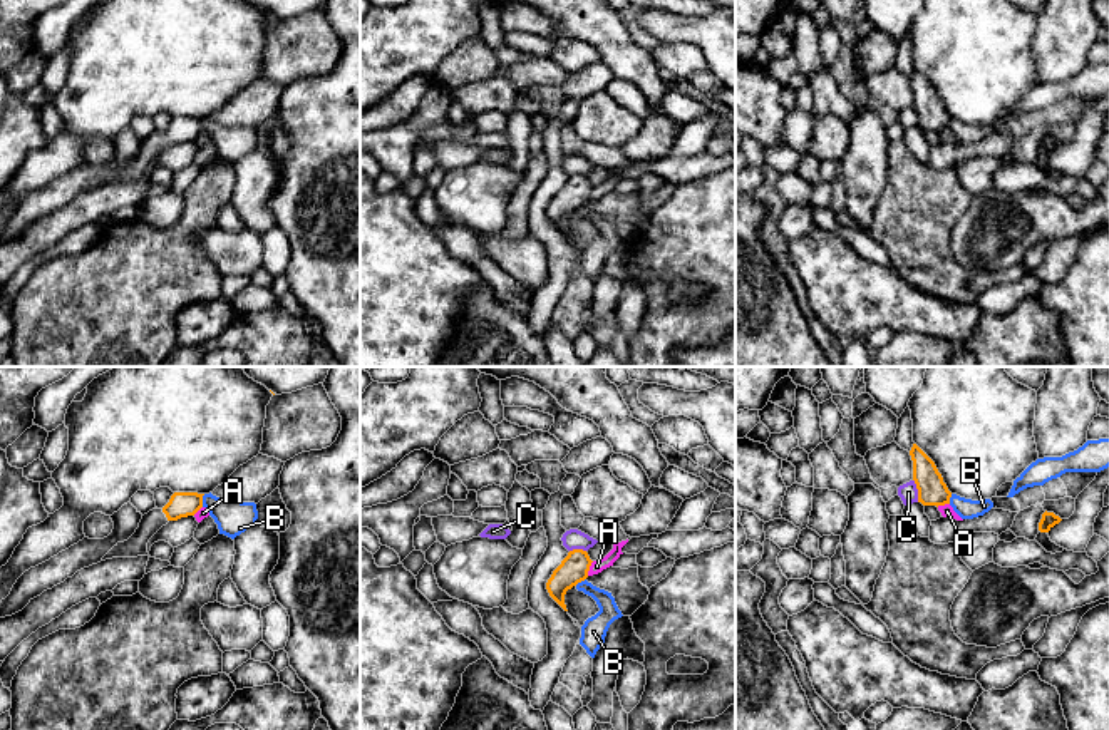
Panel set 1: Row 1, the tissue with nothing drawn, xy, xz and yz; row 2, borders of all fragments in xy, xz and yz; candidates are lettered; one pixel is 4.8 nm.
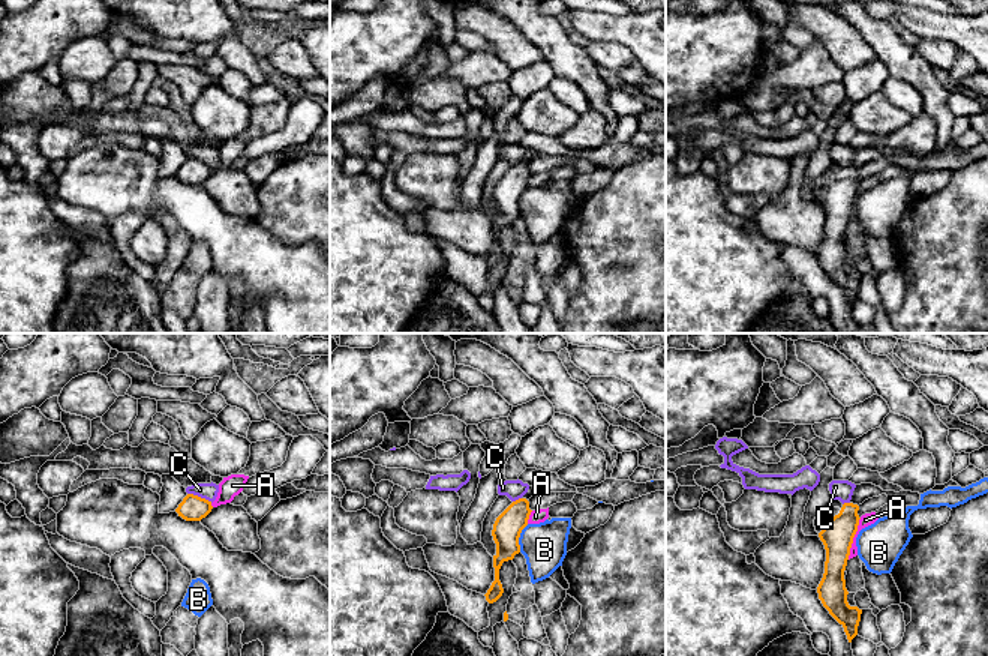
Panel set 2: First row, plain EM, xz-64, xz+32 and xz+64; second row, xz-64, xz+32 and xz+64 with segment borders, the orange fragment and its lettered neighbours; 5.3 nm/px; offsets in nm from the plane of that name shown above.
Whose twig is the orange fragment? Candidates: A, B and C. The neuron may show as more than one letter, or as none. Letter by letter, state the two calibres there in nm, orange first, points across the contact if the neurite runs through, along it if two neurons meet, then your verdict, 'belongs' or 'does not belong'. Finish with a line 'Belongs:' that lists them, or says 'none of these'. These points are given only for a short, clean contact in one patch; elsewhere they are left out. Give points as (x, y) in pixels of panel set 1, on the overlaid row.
A: calibres 140 and 70 nm; does not belong
B: calibres 130 and 160 nm; border xy (205, 494), (201, 506); does not belong
C: calibres 140 and 90 nm; border yz (913, 479), (918, 489), (918, 501); does not belong
Belongs: none of these

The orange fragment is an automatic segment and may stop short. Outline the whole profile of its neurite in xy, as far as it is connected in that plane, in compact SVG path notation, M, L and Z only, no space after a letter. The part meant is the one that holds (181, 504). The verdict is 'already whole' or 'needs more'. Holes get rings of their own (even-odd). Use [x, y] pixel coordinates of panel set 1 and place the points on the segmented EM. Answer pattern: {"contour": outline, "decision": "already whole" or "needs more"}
{"contour": "M174 492L162 509L152 509L142 516L136 532L124 542L117 542L104 558L137 558L149 556L149 539L169 521L194 516L203 507L203 496L198 492Z", "decision": "needs more"}

